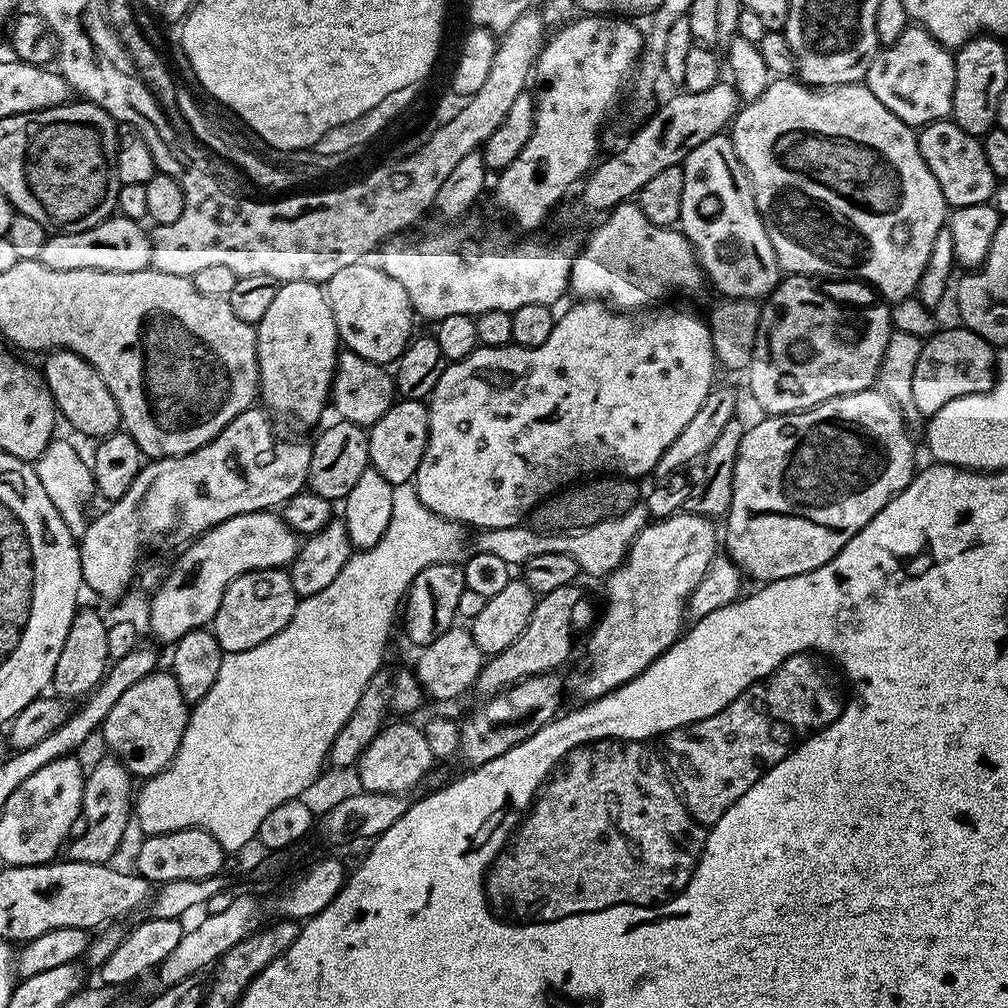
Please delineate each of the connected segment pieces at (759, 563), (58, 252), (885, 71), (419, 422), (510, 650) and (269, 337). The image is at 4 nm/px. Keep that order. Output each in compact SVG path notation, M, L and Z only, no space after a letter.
M873 386L866 390L858 390L854 394L842 394L838 398L830 398L818 406L801 412L760 418L764 420L758 421L753 428L749 427L745 431L742 442L738 446L738 458L734 466L732 505L726 517L728 533L725 536L723 533L722 536L723 543L724 540L728 543L728 549L726 549L728 559L745 577L753 576L754 579L760 580L756 582L767 582L818 570L818 566L830 562L830 558L834 558L834 554L838 554L838 550L842 550L842 546L846 546L846 542L850 542L850 538L854 538L854 534L858 534L858 530L862 530L862 526L866 526L866 522L870 522L870 518L874 518L874 514L878 514L878 510L882 510L882 506L886 506L886 502L890 502L892 496L902 491L911 482L918 463L916 464L916 452L912 449L912 436L904 425L904 416L900 410L902 408L899 403L879 387Z
M113 214L108 219L103 220L98 226L90 230L81 232L60 232L59 234L49 235L46 246L42 246L40 260L50 270L106 270L107 272L137 272L149 267L152 262L152 241L149 233L144 232L143 223L131 220L119 214Z
M910 26L898 34L898 42L881 47L870 62L866 83L868 89L902 122L919 130L935 120L947 120L952 115L954 98L954 70L956 62L953 53L938 43L919 26Z
M397 399L367 429L368 463L386 482L392 485L407 484L415 477L418 466L422 462L422 454L426 454L428 441L428 406L424 400Z
M575 583L558 586L558 590L545 592L537 599L530 614L530 622L526 622L526 630L522 630L522 634L518 634L518 638L514 638L514 642L510 642L506 650L485 663L476 679L475 691L495 694L528 676L540 676L544 672L560 670L572 652L572 611L580 600L580 592L576 587Z
M305 280L281 283L274 303L262 314L255 329L260 367L258 396L263 407L273 417L285 416L300 424L314 423L324 407L329 407L336 358L342 351L327 291L320 284Z

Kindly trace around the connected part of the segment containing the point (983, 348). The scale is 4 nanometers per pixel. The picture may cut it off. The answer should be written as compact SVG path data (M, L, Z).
M955 327L939 329L923 341L914 368L909 399L917 412L922 414L921 417L934 415L954 398L964 397L966 394L984 393L993 386L996 357L993 345L966 327Z

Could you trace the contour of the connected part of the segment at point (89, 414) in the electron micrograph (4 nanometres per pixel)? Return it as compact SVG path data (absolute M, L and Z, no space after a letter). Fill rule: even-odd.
M68 348L55 349L43 357L42 379L47 384L59 415L68 419L68 424L76 432L84 436L103 438L121 427L120 411L114 402L114 394L102 382L102 374L90 366L78 354Z

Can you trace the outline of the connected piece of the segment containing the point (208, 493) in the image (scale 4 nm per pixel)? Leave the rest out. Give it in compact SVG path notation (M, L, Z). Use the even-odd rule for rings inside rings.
M253 406L246 409L242 414L238 414L238 418L234 418L234 422L230 422L214 439L210 442L206 442L206 446L202 446L198 450L194 450L185 456L167 456L161 460L149 459L147 463L141 467L138 478L134 478L134 482L130 482L130 490L126 490L126 494L122 494L122 498L118 498L116 501L109 503L107 505L108 509L106 509L101 516L93 515L91 519L89 519L88 529L84 531L83 536L79 537L80 574L83 583L87 585L87 587L89 584L102 599L116 600L131 586L132 580L134 584L134 581L137 579L138 569L141 567L140 551L142 551L144 547L152 548L155 544L181 543L180 545L183 545L185 542L191 541L193 538L202 535L203 532L208 532L214 526L218 526L222 522L226 522L238 514L250 514L251 512L279 509L290 498L294 498L299 492L305 491L308 482L308 471L310 470L312 445L308 442L303 444L300 440L279 440L279 438L272 433L271 422L273 423L269 413L265 411L263 407Z

